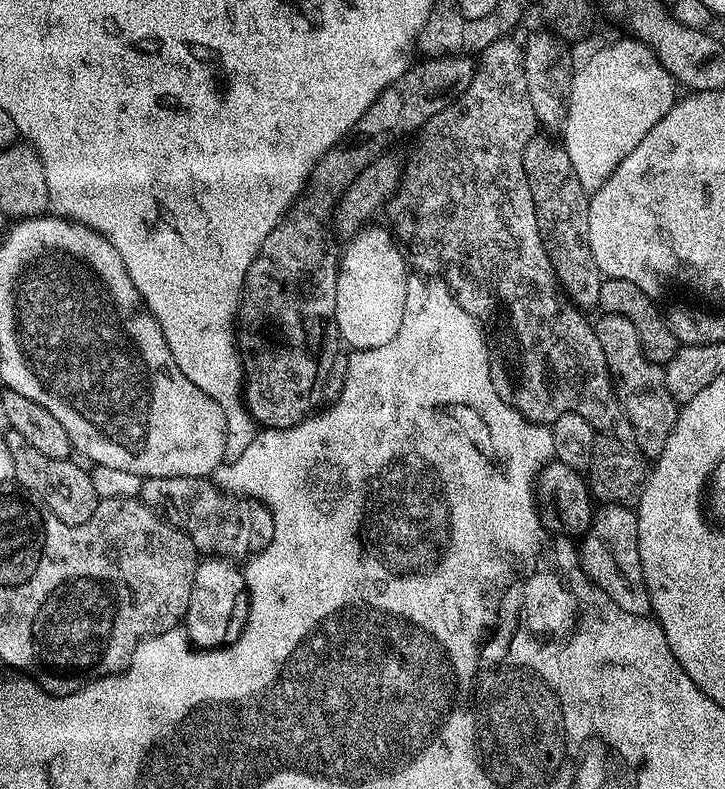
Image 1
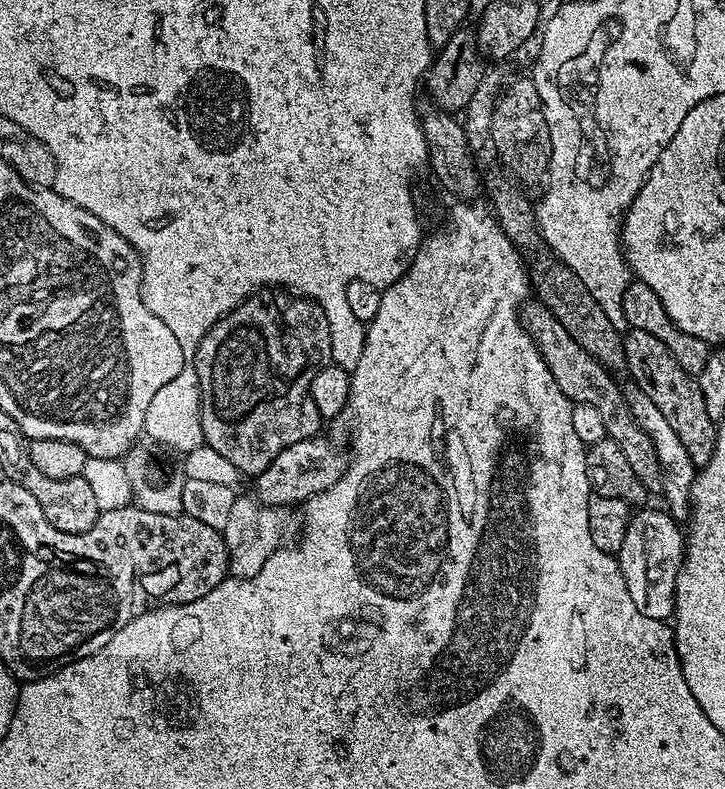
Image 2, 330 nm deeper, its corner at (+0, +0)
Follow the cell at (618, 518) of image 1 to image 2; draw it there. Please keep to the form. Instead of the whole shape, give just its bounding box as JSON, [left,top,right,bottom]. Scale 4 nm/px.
[618,507,686,621]

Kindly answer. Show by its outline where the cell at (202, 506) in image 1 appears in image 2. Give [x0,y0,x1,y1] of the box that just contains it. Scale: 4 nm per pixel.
[254,438,346,508]

